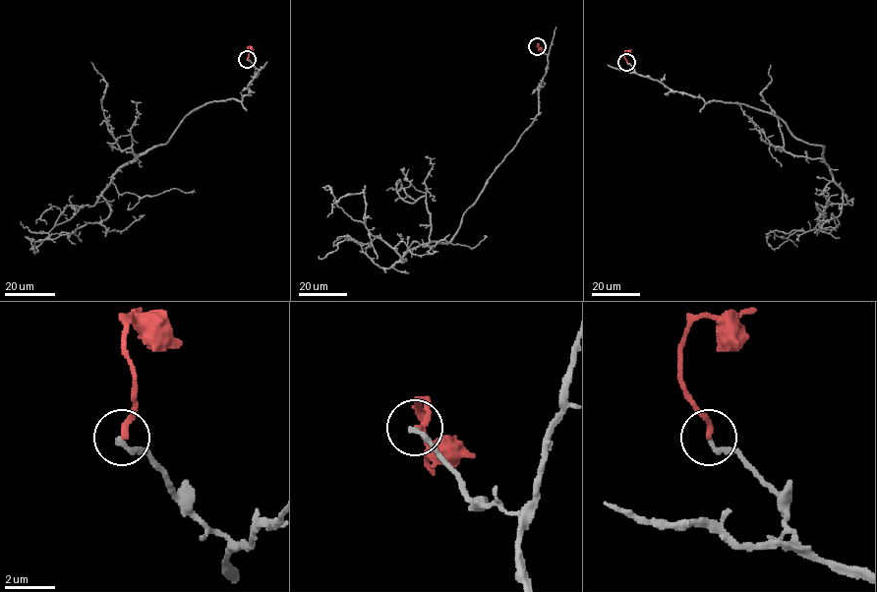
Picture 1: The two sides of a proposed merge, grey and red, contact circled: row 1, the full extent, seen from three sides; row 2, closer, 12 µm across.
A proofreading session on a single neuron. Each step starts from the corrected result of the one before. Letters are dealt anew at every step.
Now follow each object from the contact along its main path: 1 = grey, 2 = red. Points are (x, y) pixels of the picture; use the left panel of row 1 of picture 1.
1: (247, 59), (259, 72), (241, 100), (187, 115), (112, 176), (106, 218), (29, 250)
2: (247, 59), (249, 47), (254, 49)

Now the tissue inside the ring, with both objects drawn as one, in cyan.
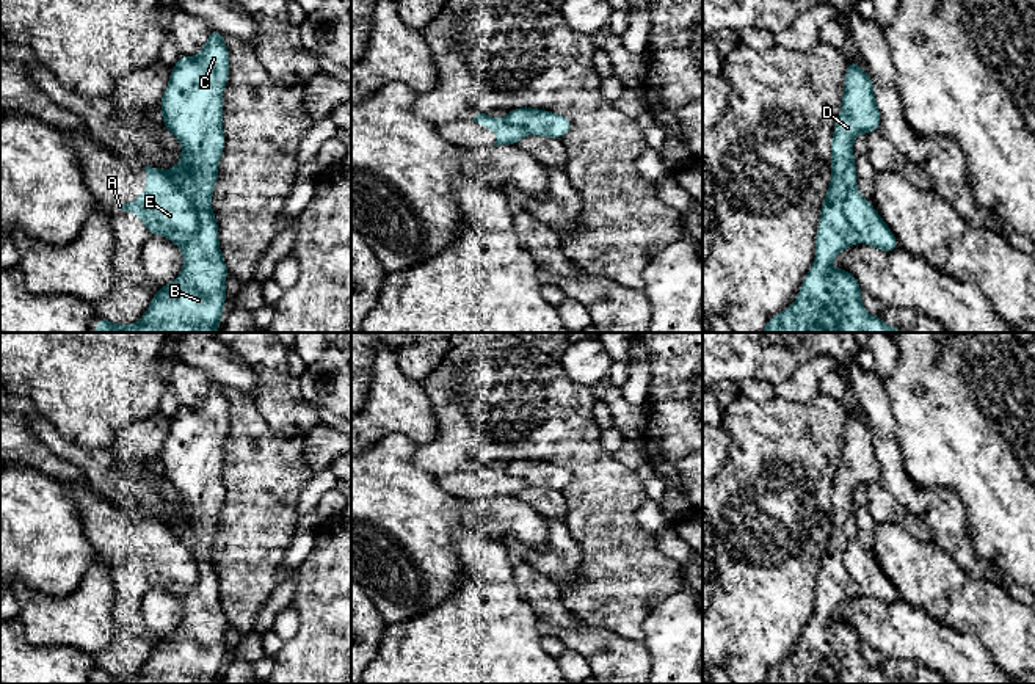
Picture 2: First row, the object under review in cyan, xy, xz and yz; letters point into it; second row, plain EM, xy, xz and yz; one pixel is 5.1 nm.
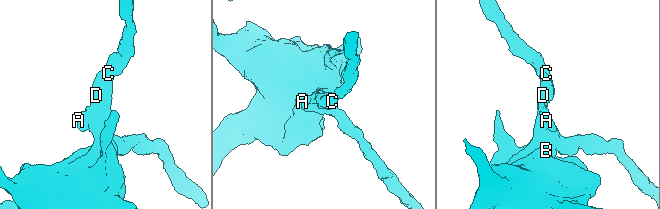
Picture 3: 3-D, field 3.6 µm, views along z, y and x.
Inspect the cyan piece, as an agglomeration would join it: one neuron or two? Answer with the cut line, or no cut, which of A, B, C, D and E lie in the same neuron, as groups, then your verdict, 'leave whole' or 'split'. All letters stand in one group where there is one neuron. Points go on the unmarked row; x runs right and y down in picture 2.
xy (165, 527), (195, 557), (198, 579), (190, 587) | A E / B C D | split

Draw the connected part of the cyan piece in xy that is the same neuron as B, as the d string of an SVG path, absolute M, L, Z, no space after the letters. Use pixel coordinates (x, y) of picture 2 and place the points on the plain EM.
M210 381L209 391L196 408L180 406L171 420L168 438L162 447L160 463L166 482L180 493L180 515L166 519L168 532L185 544L196 557L199 580L185 587L177 582L165 588L176 595L183 607L180 626L152 646L151 656L140 673L119 676L99 670L96 684L216 684L226 654L227 617L220 601L218 571L212 562L218 516L224 502L223 442L229 430L229 402L220 381Z

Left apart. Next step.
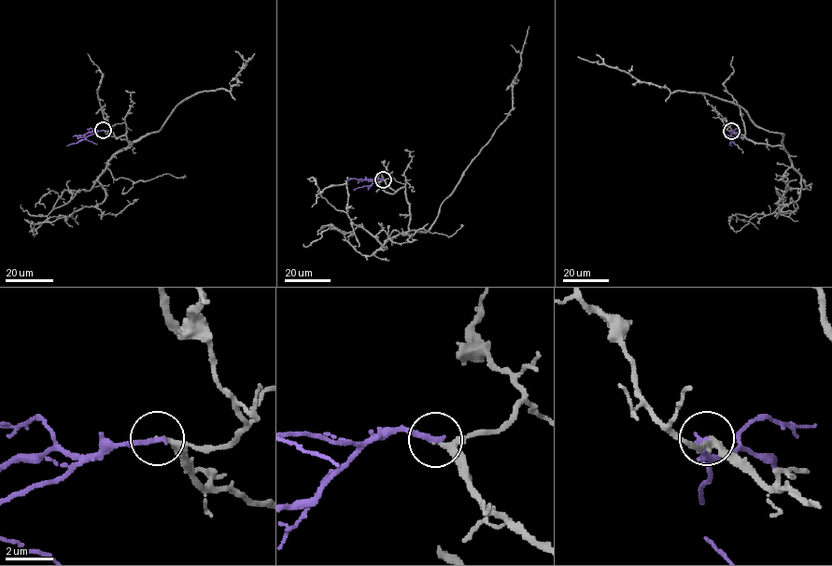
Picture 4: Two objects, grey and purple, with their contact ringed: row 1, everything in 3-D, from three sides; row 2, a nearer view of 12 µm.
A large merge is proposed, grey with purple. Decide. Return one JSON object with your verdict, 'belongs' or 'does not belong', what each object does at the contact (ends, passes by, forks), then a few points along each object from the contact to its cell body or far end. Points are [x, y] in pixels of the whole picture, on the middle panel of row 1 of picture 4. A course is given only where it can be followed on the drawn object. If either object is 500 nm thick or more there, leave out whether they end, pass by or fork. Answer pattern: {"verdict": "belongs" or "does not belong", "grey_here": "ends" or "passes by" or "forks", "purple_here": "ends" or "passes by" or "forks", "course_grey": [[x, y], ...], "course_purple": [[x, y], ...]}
{"verdict": "does not belong", "grey_here": "passes by", "purple_here": "ends", "course_grey": [[382, 179], [395, 191], [404, 188], [408, 228], [427, 232], [512, 108], [512, 84], [528, 26]], "course_purple": [[382, 179], [348, 180]]}

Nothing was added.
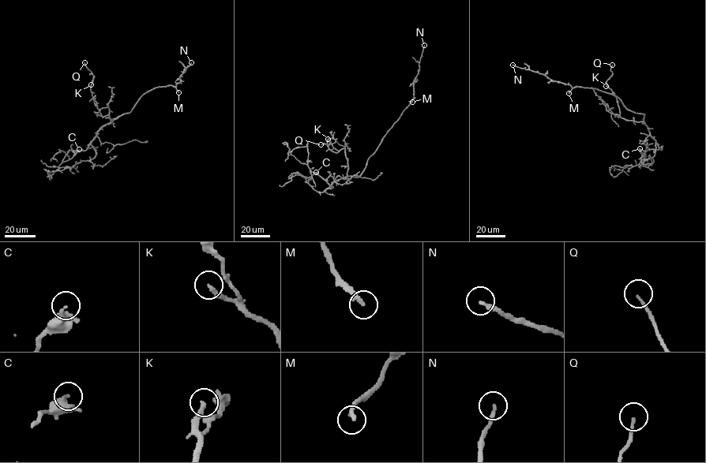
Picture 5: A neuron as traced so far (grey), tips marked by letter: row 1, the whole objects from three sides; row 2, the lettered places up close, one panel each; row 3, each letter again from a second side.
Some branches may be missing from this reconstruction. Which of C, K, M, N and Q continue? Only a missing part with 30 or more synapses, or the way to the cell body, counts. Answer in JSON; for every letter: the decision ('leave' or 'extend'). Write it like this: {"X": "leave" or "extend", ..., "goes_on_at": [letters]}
{"C": "leave", "K": "leave", "M": "extend", "N": "extend", "Q": "leave", "goes_on_at": ["M", "N"]}

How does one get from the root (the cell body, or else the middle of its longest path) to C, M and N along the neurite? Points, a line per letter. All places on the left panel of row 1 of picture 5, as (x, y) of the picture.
C: (129, 113), (104, 125), (85, 150), (69, 150), (62, 162), (71, 158), (79, 149)
M: (129, 113), (140, 97), (152, 89), (173, 85), (178, 92)
N: (129, 113), (146, 91), (158, 87), (175, 87), (191, 62)

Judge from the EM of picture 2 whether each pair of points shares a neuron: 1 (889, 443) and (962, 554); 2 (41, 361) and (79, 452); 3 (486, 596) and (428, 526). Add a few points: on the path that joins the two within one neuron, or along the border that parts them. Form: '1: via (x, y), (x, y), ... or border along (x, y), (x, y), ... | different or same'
1: via (893, 471), (947, 526) | same
2: border along (49, 419), (65, 438), (112, 451) | different
3: border along (482, 534), (453, 531), (463, 574), (444, 598) | different

